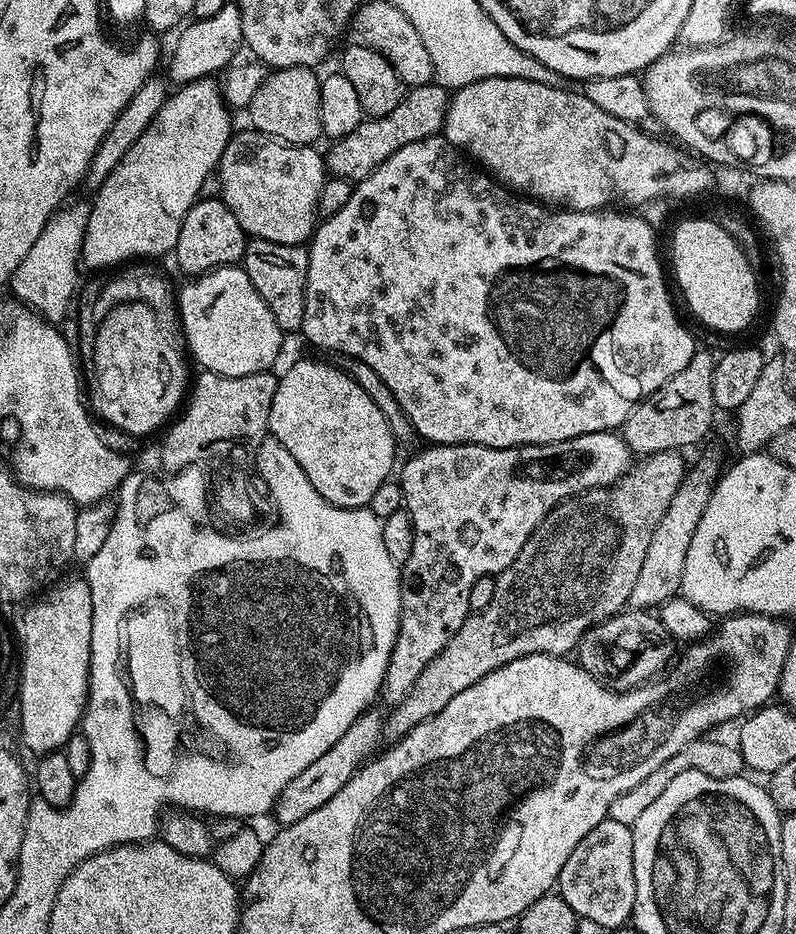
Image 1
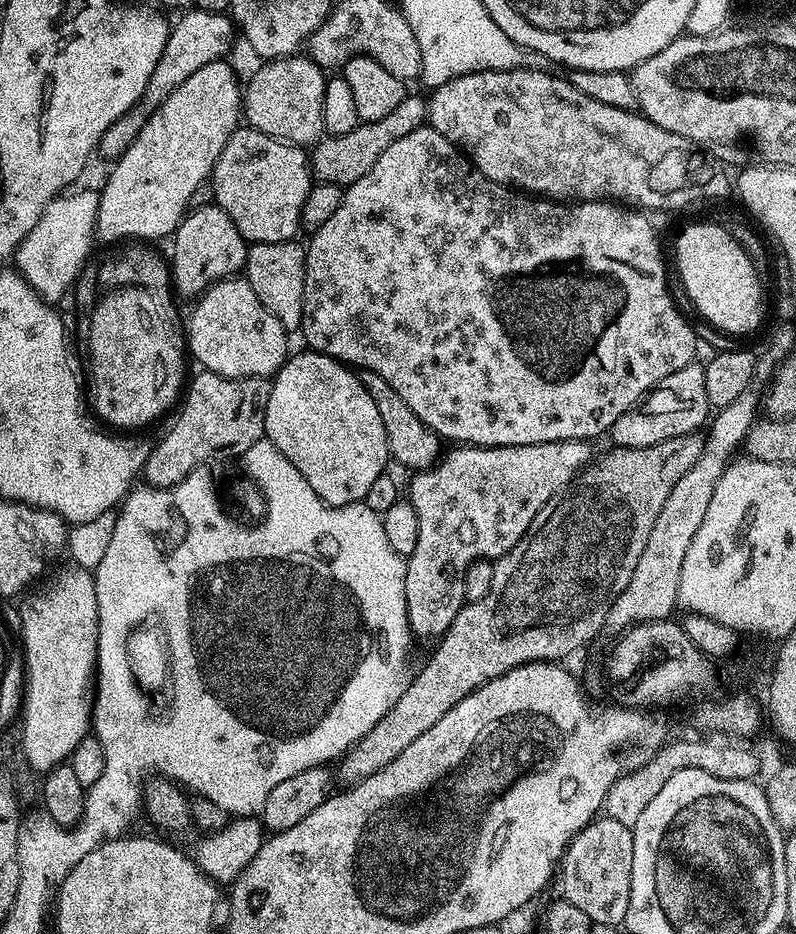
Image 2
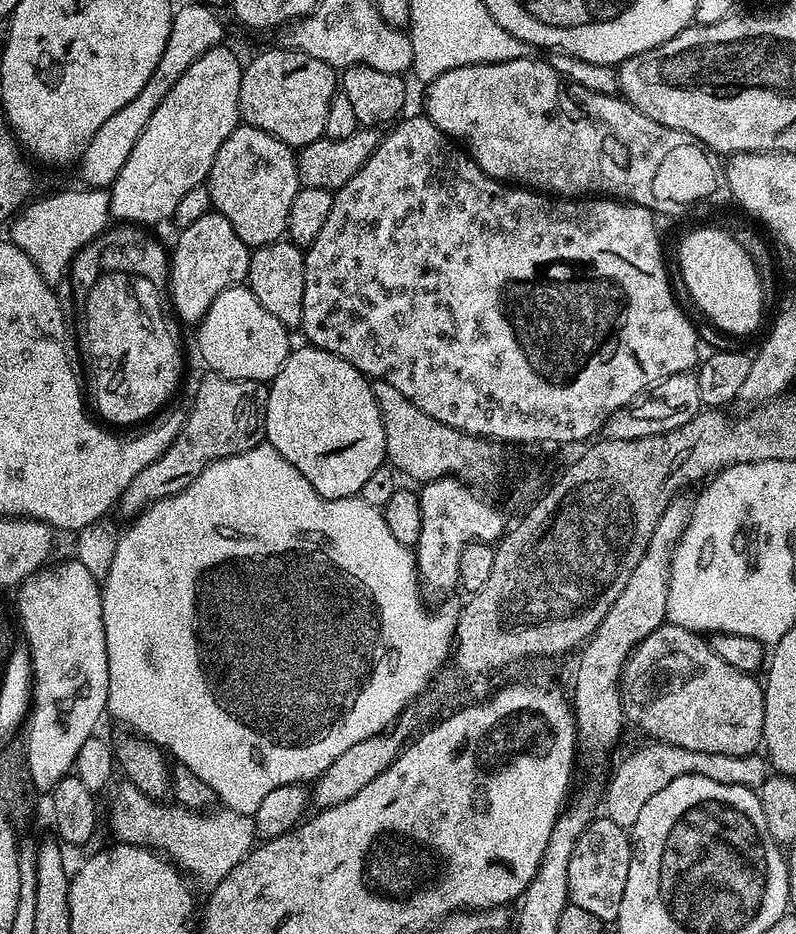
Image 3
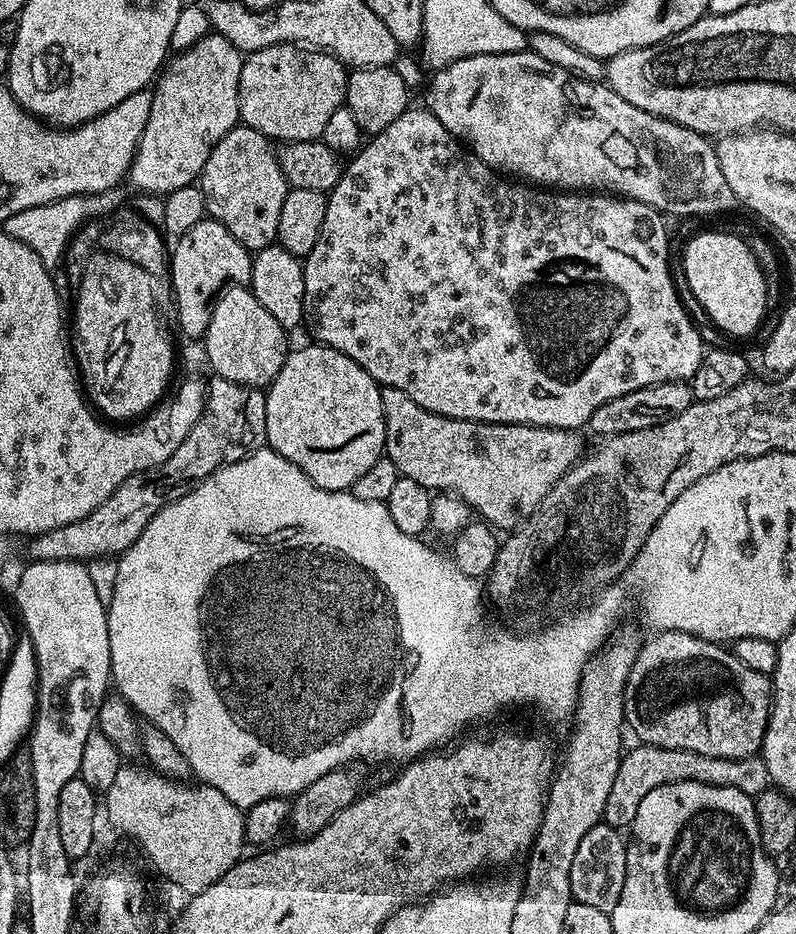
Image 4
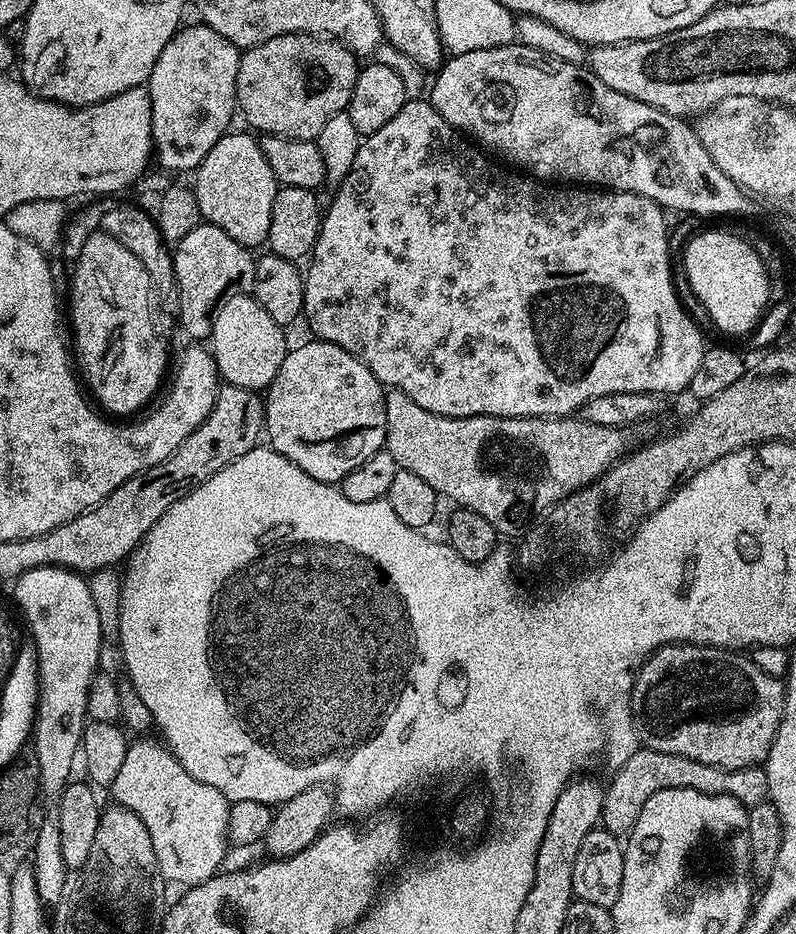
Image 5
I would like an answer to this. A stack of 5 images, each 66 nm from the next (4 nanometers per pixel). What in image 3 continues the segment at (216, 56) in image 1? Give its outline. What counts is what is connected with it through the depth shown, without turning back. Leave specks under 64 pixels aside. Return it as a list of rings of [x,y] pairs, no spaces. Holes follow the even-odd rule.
[[[204,2],[184,4],[181,8],[179,5],[175,9],[166,50],[162,50],[162,58],[154,74],[150,74],[150,82],[146,82],[146,86],[142,86],[142,90],[138,90],[138,95],[130,98],[130,102],[126,102],[126,106],[122,106],[118,114],[106,118],[106,122],[98,126],[91,142],[84,145],[84,151],[78,157],[78,165],[80,164],[80,176],[84,179],[81,181],[85,185],[108,188],[116,181],[118,170],[126,166],[126,158],[130,158],[130,150],[134,150],[134,142],[142,138],[142,130],[146,130],[146,122],[150,122],[150,114],[158,110],[158,105],[162,103],[162,98],[166,98],[170,86],[178,82],[178,78],[186,72],[190,62],[194,62],[206,50],[217,47],[223,41],[220,39],[224,36],[224,28],[216,16],[219,15]]]

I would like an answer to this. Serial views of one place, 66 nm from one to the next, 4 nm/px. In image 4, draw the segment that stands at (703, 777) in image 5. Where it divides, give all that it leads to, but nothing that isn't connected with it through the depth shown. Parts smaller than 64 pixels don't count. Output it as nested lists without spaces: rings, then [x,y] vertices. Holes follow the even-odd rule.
[[[637,743],[620,757],[618,774],[614,777],[614,786],[610,789],[610,798],[606,798],[606,810],[603,823],[619,830],[631,829],[638,814],[638,805],[650,790],[674,782],[702,782],[710,786],[726,786],[742,790],[742,794],[755,798],[765,792],[772,784],[770,770],[766,770],[763,755],[747,756],[741,760],[728,758],[710,758],[706,754],[694,754],[690,750],[666,750],[658,746]]]

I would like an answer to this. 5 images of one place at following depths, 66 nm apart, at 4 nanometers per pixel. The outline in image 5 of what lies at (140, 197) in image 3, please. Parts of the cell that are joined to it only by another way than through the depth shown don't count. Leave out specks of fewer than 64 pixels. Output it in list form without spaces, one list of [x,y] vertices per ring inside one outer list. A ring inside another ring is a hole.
[[[193,22],[189,28],[181,27],[170,38],[170,42],[166,42],[166,50],[158,54],[158,62],[154,62],[154,70],[146,87],[150,94],[154,160],[166,171],[191,173],[203,162],[206,154],[214,150],[214,142],[218,142],[218,138],[222,138],[233,127],[232,115],[235,117],[238,112],[236,83],[241,55],[241,49],[226,42],[222,34],[199,22]]]

